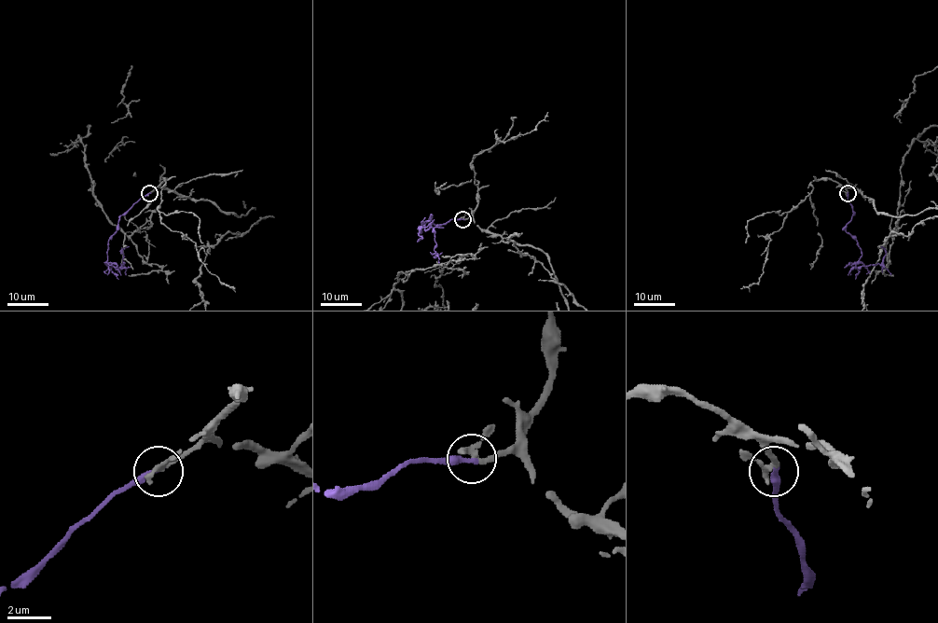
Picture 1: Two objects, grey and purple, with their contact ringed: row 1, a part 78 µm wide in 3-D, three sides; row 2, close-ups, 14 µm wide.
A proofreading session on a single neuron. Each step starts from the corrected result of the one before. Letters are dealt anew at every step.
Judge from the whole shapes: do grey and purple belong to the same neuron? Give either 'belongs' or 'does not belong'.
belongs

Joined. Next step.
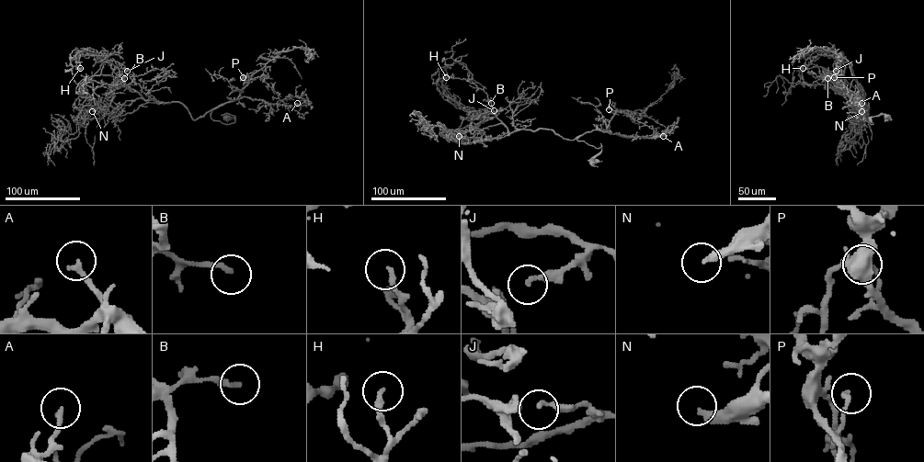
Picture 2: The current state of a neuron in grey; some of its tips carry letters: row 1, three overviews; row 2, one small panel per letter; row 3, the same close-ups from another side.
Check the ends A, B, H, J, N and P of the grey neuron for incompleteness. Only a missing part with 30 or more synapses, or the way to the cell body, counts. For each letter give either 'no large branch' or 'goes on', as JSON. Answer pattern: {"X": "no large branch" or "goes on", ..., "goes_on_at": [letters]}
{"A": "no large branch", "B": "no large branch", "H": "no large branch", "J": "no large branch", "N": "goes on", "P": "no large branch", "goes_on_at": ["N"]}

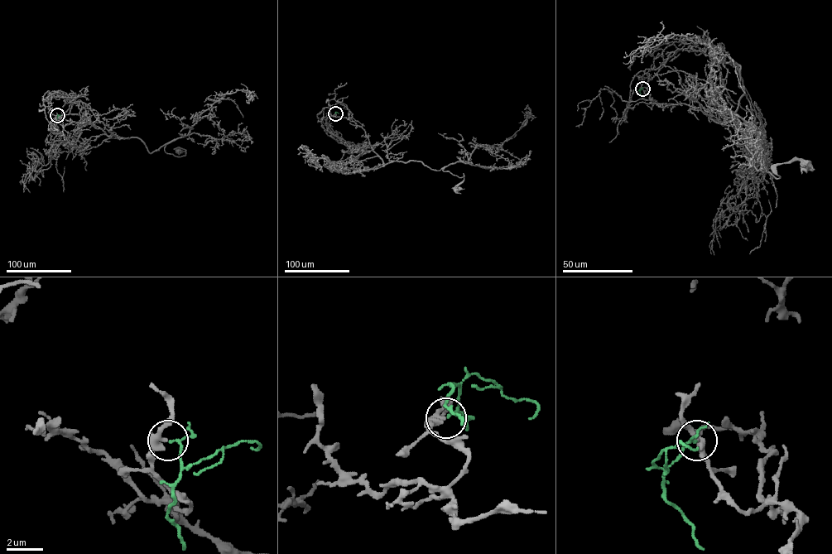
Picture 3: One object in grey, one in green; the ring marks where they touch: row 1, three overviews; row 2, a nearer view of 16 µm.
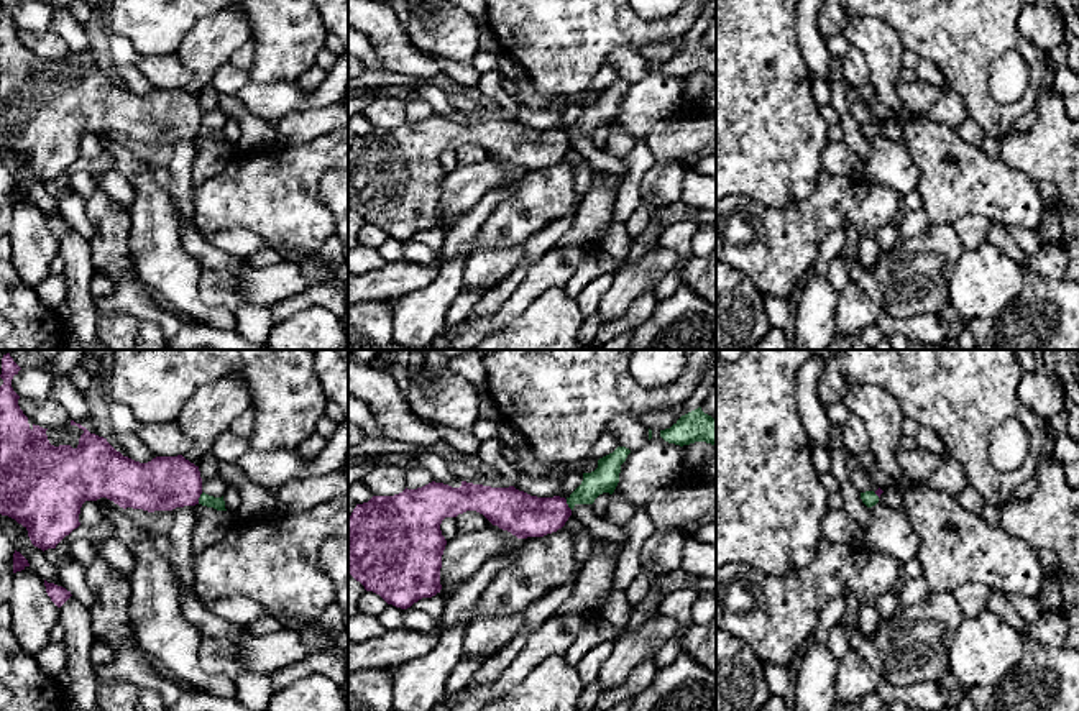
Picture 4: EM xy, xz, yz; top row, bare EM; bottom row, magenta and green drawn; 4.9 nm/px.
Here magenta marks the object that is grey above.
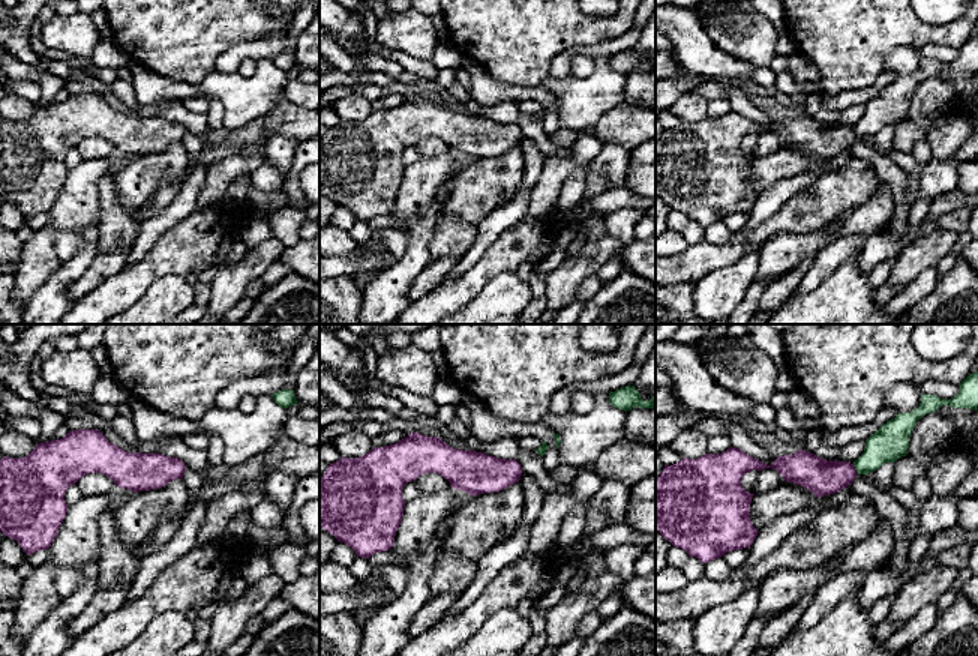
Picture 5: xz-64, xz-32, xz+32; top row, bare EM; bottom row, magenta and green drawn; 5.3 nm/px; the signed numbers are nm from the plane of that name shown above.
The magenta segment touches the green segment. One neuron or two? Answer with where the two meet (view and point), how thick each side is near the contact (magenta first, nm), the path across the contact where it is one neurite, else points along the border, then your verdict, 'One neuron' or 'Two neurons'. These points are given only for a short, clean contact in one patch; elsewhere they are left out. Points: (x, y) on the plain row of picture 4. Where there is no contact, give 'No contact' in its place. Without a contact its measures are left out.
Touches magenta at xy (199, 128). Thickness 260 nm (magenta) against 60 nm. Boundary: xy (202, 125), (197, 135). Two neurons

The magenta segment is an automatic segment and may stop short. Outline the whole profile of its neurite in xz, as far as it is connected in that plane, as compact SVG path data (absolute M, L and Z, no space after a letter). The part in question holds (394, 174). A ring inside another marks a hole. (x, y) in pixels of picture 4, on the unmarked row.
M461 113L460 120L429 115L417 122L404 122L394 128L373 128L356 136L348 149L348 205L366 223L379 227L388 236L411 240L422 230L440 225L442 187L447 177L440 156L466 143L483 146L493 158L517 171L544 169L557 164L572 148L565 130L537 130L509 120L491 120Z

